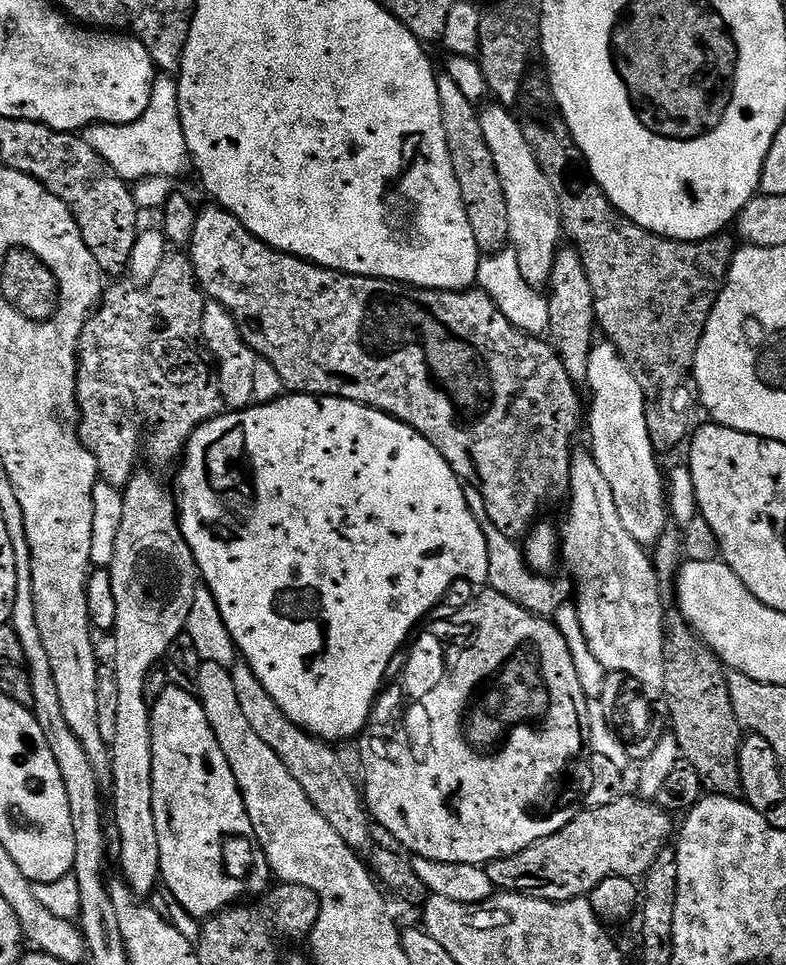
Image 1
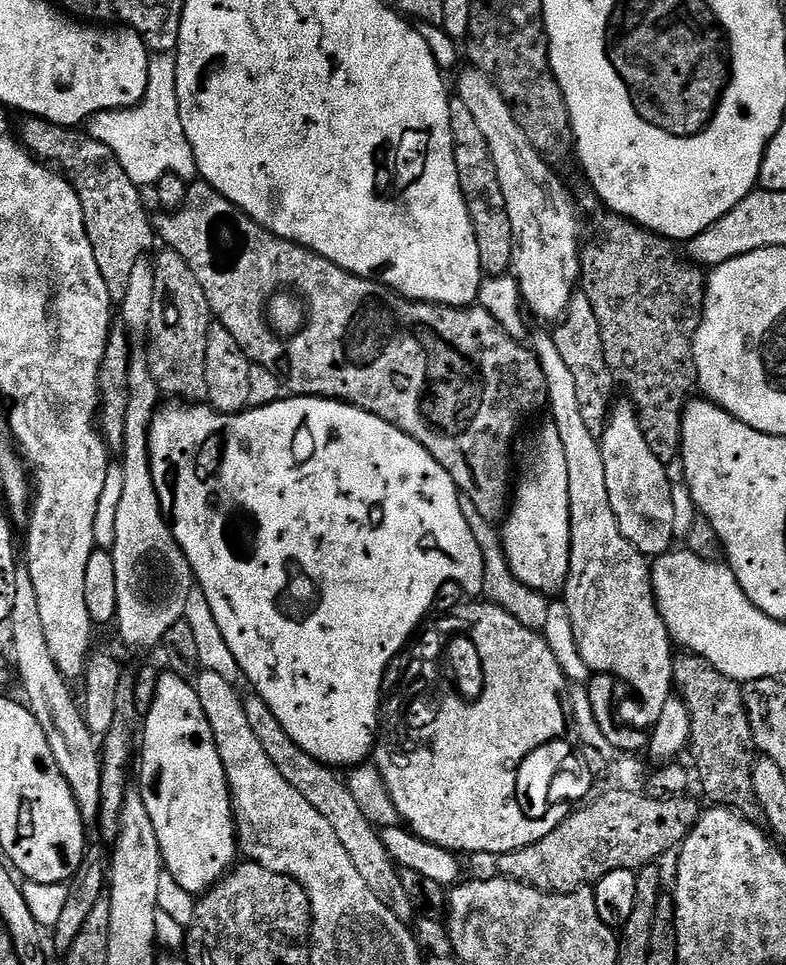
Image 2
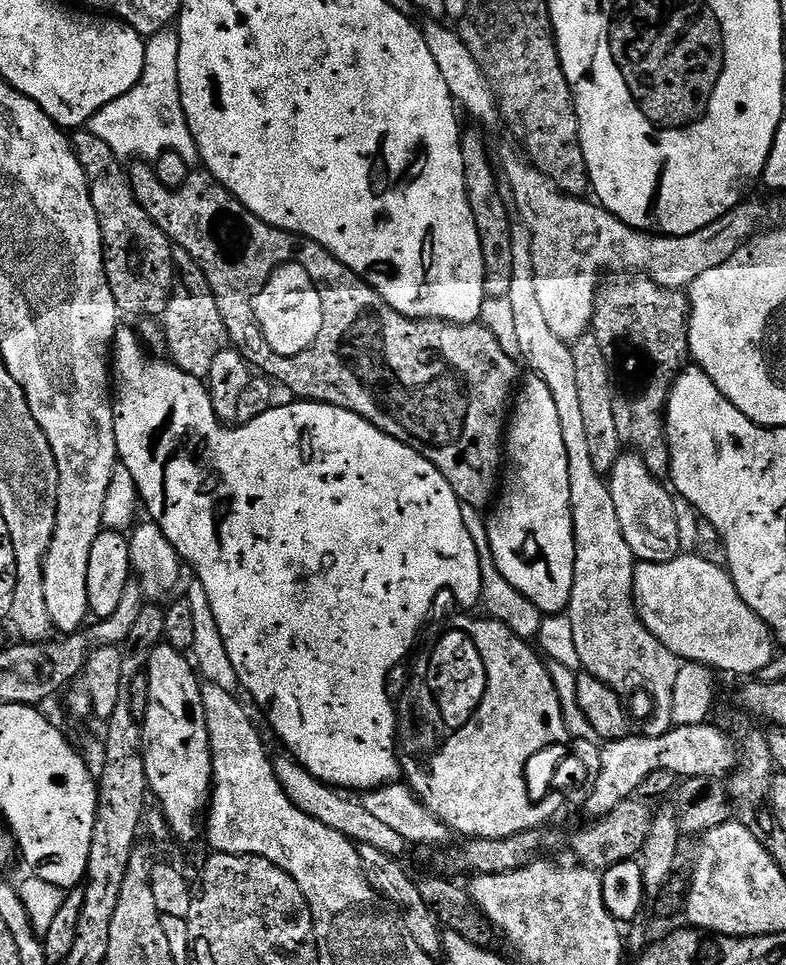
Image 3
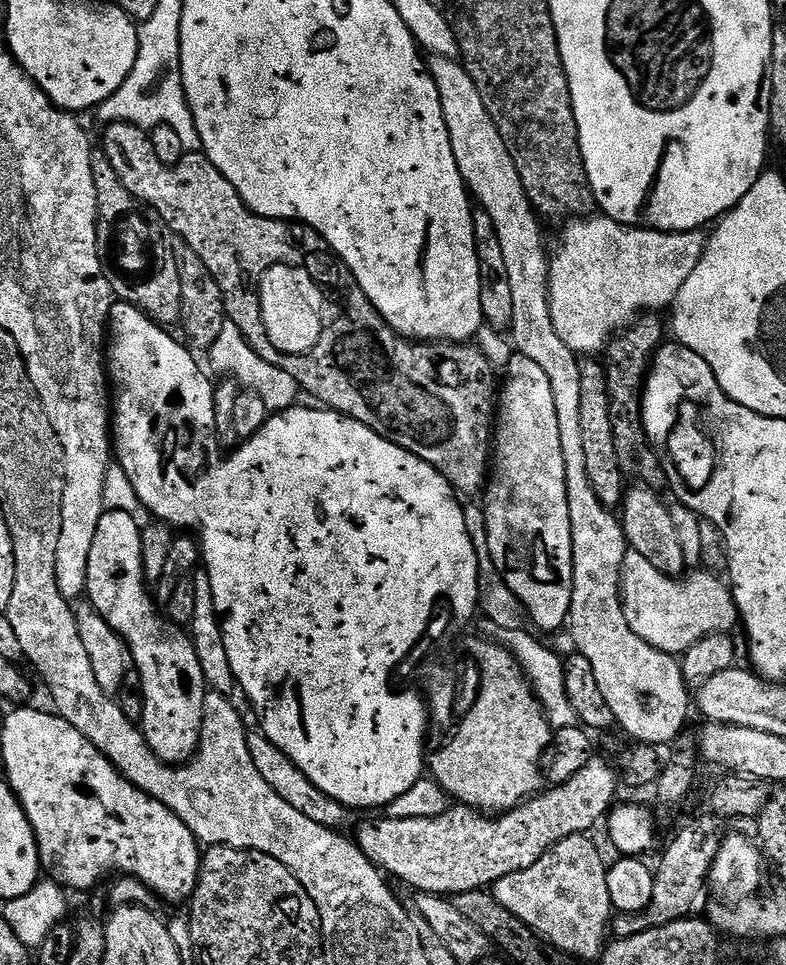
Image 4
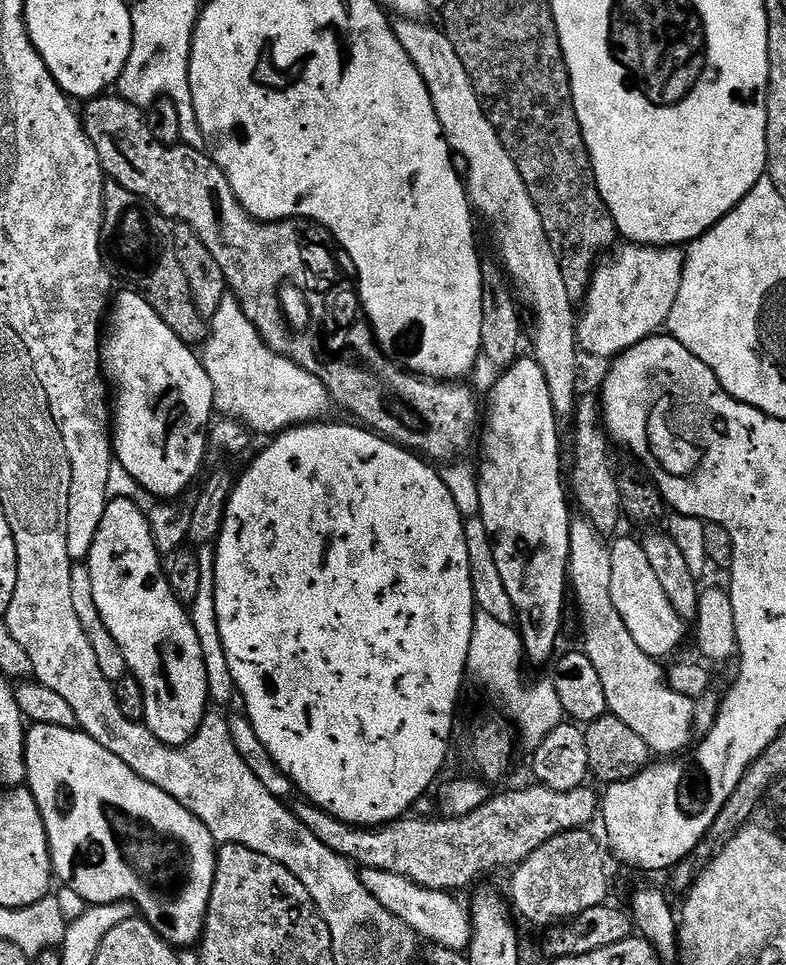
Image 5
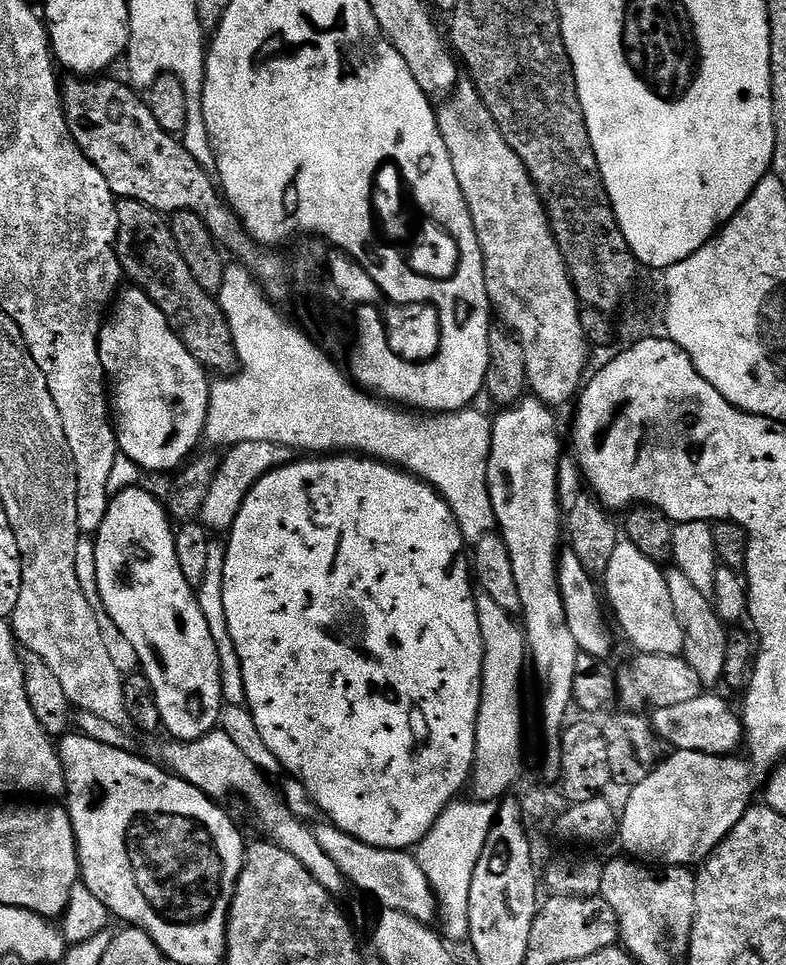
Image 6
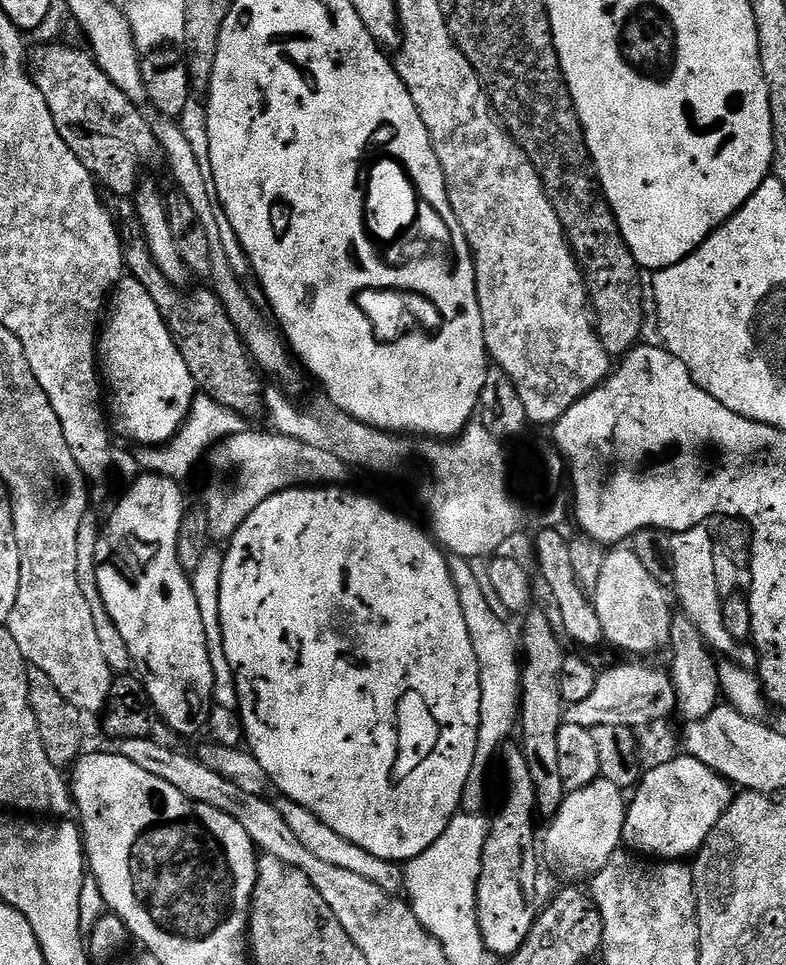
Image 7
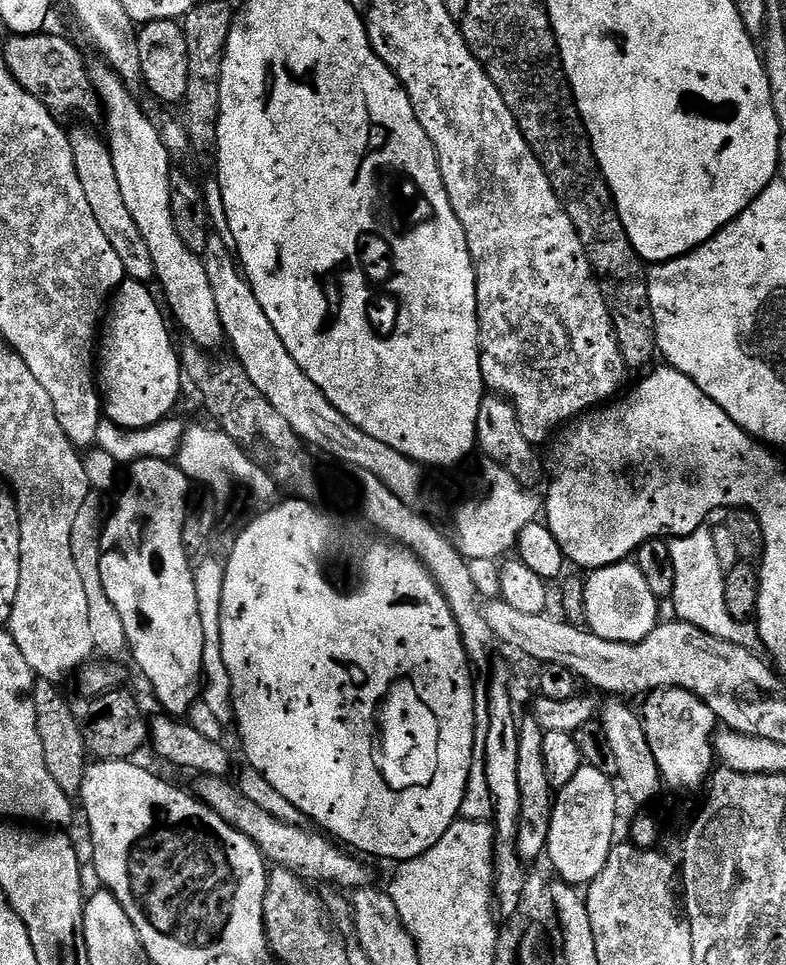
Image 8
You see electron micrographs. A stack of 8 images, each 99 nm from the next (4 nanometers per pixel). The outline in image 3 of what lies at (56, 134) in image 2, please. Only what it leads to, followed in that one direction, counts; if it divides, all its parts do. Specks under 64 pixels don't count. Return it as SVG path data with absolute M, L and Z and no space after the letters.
M76 130L71 133L70 139L72 141L72 149L74 154L78 158L78 162L82 166L82 170L86 174L86 182L88 183L88 189L90 190L90 202L94 202L94 214L98 214L98 226L102 230L102 238L104 239L104 277L110 282L110 294L114 294L114 302L116 303L116 308L125 317L136 316L140 317L153 317L160 318L163 317L166 306L168 305L168 299L172 293L172 283L176 280L176 267L172 264L172 250L173 243L169 240L166 233L159 228L154 221L149 218L146 214L146 210L142 210L142 206L138 202L138 198L134 194L132 189L132 181L130 179L129 173L126 168L123 168L121 157L114 154L114 150L110 150L110 146L106 146L106 142L102 142L102 138L98 138L98 134L89 132L87 130Z

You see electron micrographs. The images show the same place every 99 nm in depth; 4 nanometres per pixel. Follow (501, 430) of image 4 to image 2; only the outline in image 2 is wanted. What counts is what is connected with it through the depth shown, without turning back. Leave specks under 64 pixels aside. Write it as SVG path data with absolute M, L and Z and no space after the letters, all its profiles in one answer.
M547 422L532 436L532 441L528 444L528 449L518 456L518 476L520 472L520 481L515 481L514 495L510 500L510 511L505 515L502 521L502 543L504 545L504 554L506 562L510 566L510 570L514 574L514 578L518 578L518 582L522 582L526 586L530 586L536 592L545 594L563 593L564 584L568 581L568 571L570 570L570 550L572 549L572 535L570 534L570 474L566 467L566 450L562 447L562 438L558 438L558 426L555 422Z

